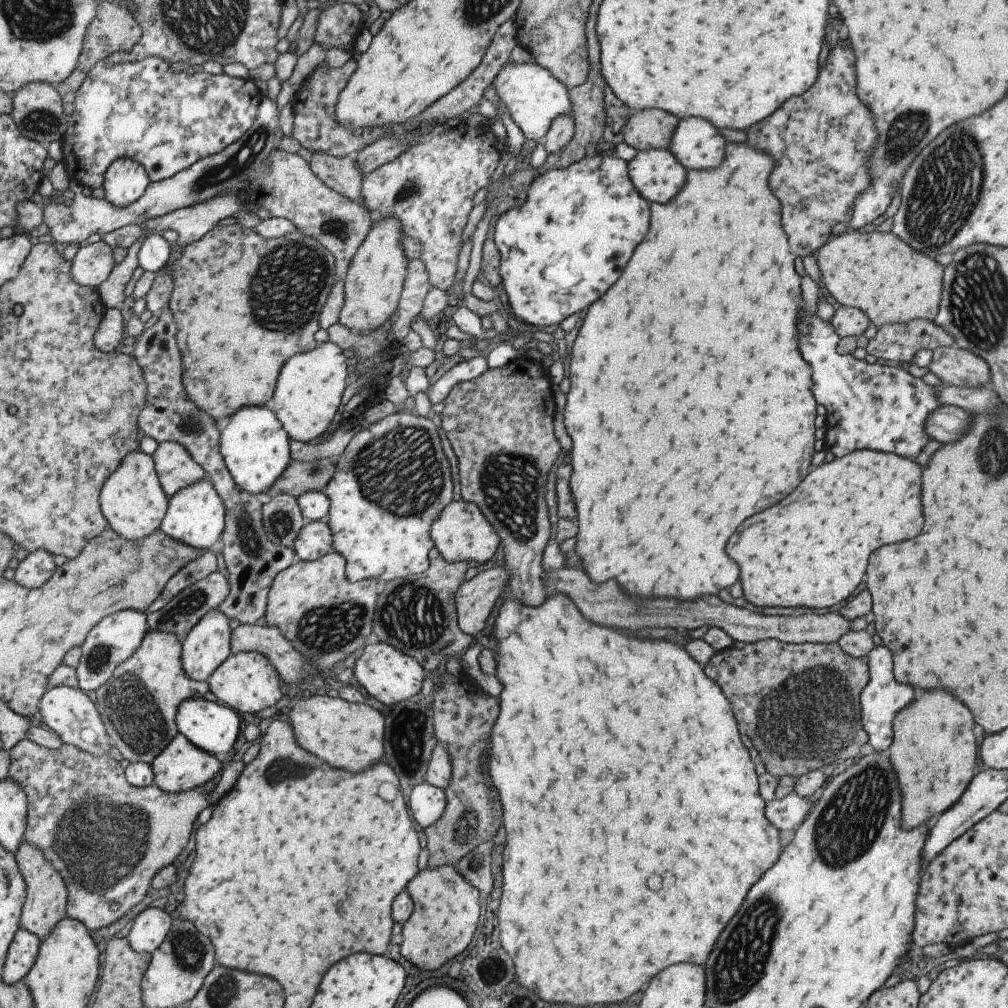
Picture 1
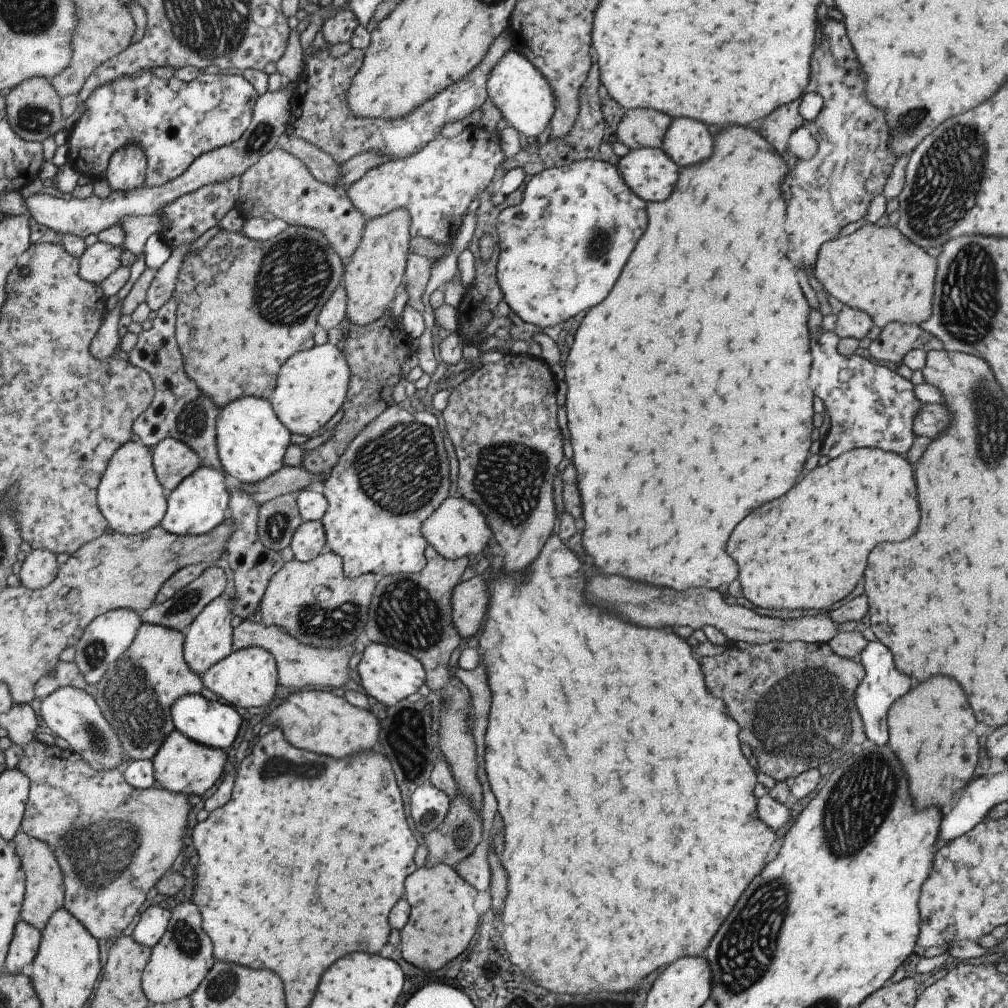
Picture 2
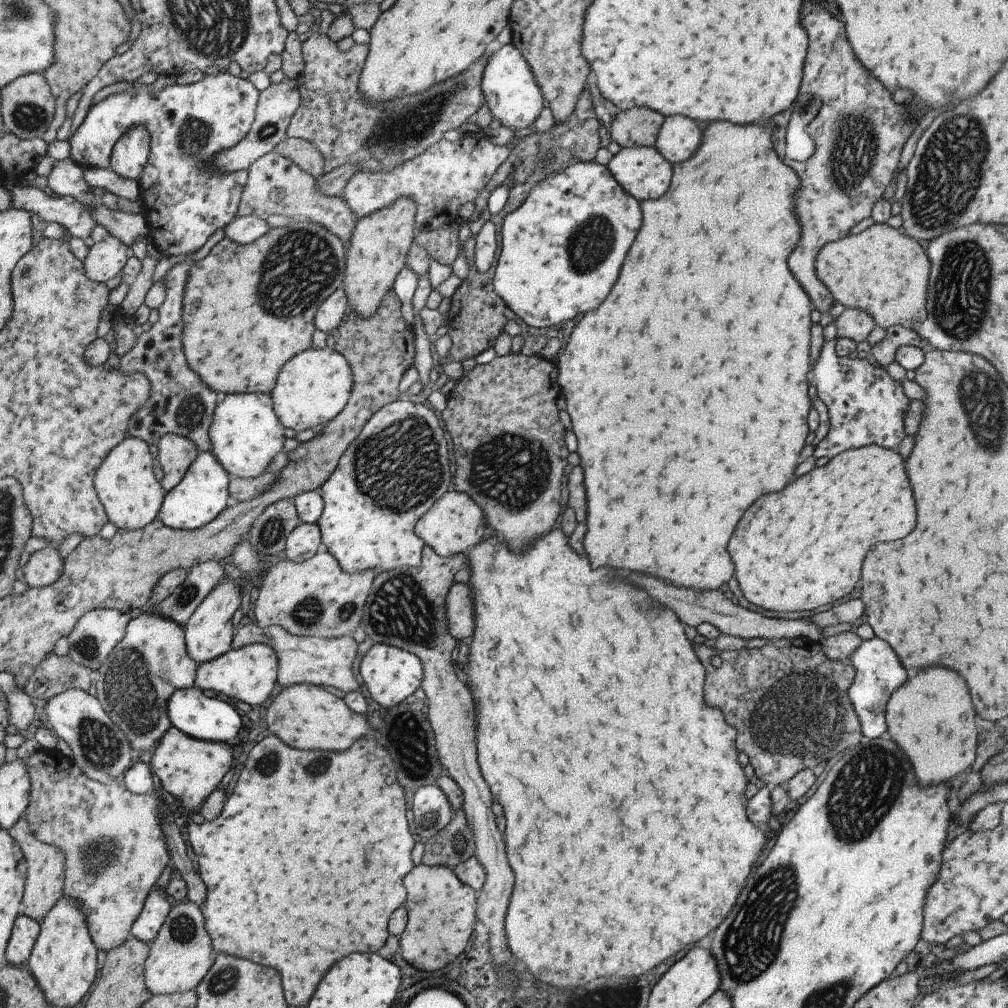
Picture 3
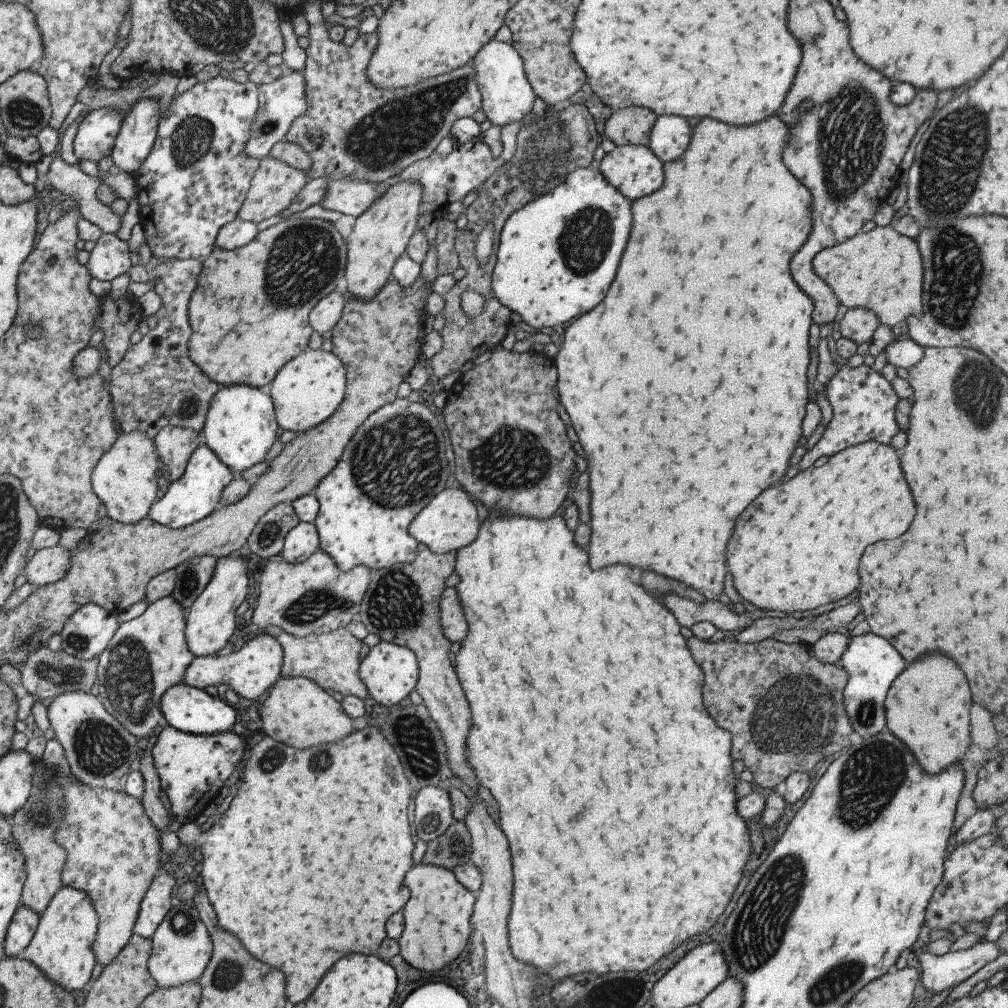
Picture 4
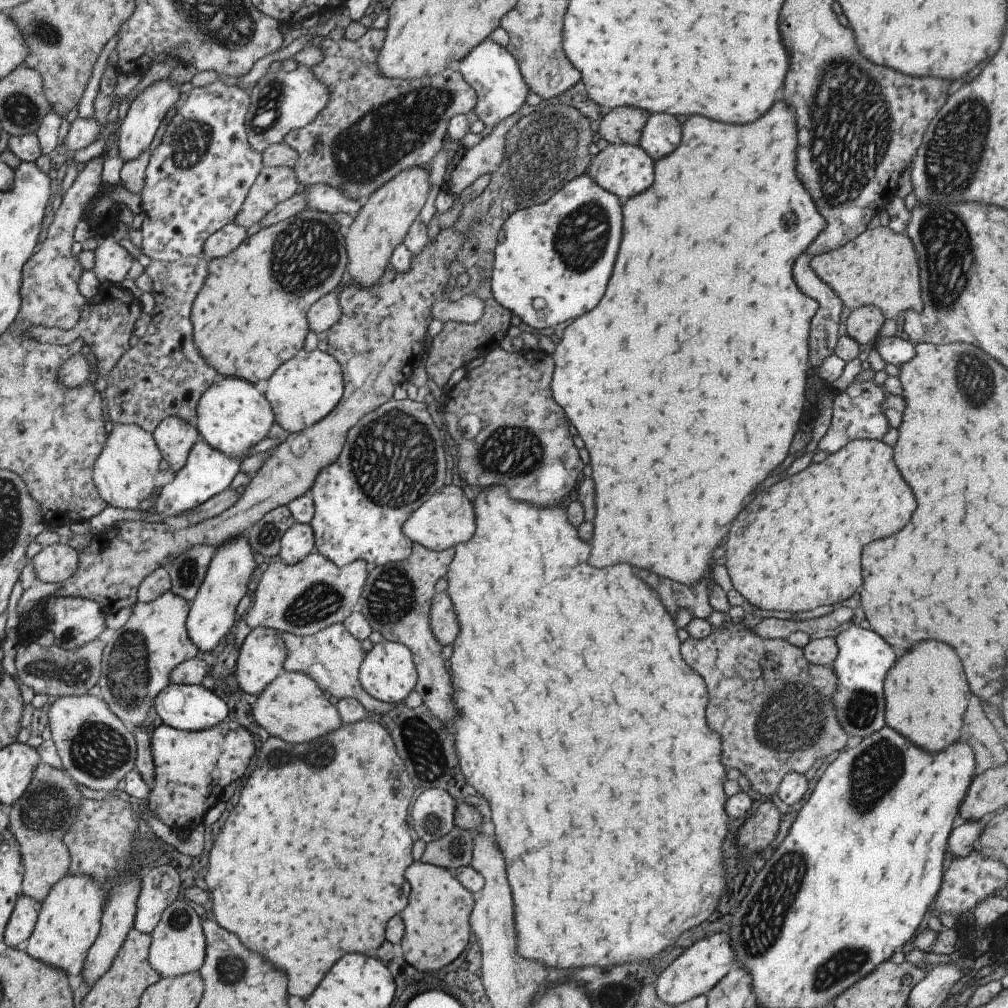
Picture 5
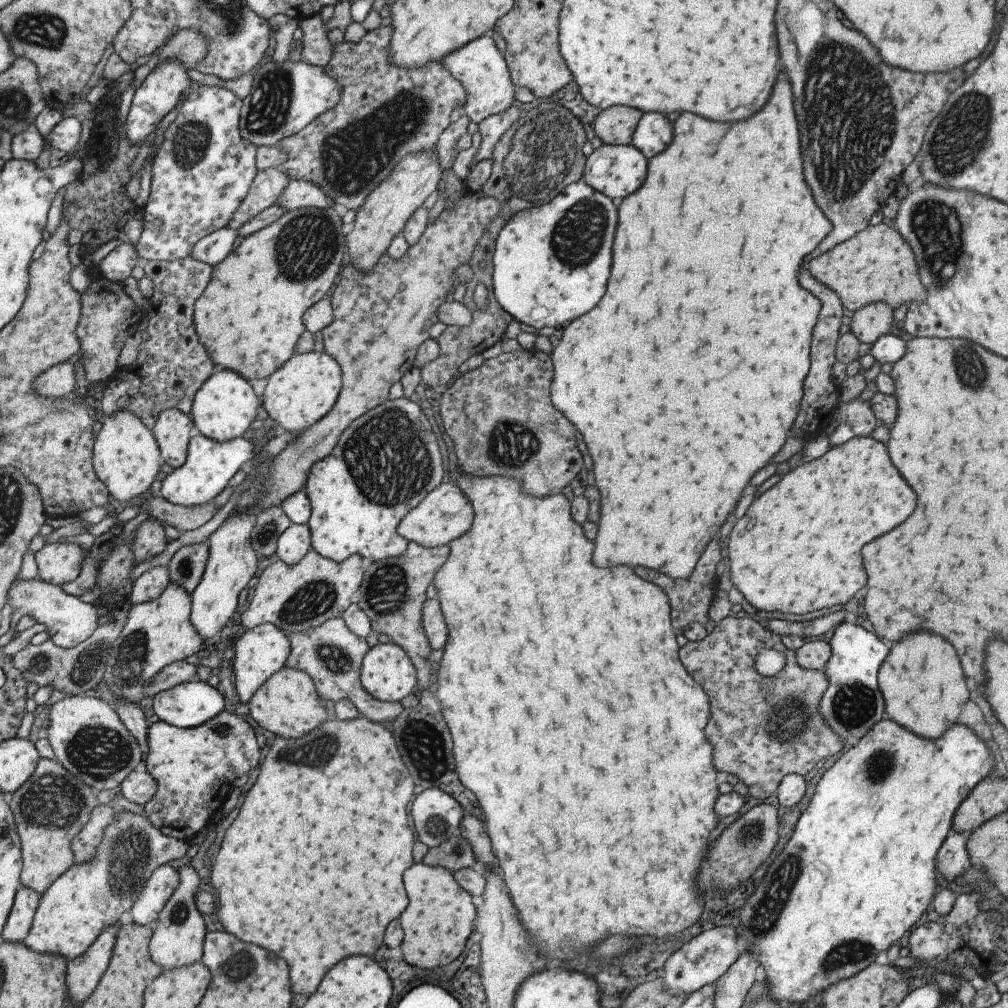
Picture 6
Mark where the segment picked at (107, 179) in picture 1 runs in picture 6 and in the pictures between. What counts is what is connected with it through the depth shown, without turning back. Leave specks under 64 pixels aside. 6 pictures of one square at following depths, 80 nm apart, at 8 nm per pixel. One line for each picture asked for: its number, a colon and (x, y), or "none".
2: (125, 170)
3: (129, 155)
4: (132, 145)
5: (136, 132)
6: (165, 85)

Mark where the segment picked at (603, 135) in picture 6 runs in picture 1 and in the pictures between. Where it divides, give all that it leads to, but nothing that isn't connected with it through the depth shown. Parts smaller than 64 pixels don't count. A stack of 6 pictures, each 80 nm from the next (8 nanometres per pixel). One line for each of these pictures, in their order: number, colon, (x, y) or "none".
1: (643, 129)
2: (638, 127)
3: (637, 126)
4: (628, 126)
5: (622, 125)

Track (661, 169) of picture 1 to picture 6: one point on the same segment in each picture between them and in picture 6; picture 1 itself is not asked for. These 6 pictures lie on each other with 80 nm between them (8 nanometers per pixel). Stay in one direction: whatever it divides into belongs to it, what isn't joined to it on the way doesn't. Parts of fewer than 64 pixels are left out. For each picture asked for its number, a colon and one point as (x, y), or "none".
2: (649, 173)
3: (641, 171)
4: (633, 170)
5: (625, 170)
6: (614, 170)

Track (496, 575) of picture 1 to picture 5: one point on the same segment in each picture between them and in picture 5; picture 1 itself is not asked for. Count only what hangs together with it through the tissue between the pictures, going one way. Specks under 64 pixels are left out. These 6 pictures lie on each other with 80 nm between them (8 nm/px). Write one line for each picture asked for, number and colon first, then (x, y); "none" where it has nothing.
2: (468, 598)
3: (458, 614)
4: (452, 623)
5: (442, 622)

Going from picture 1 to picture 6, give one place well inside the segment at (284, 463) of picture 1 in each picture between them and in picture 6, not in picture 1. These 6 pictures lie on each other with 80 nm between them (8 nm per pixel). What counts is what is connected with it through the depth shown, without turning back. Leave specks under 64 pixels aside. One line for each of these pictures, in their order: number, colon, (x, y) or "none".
2: (250, 440)
3: (245, 435)
4: (239, 428)
5: (232, 416)
6: (225, 407)

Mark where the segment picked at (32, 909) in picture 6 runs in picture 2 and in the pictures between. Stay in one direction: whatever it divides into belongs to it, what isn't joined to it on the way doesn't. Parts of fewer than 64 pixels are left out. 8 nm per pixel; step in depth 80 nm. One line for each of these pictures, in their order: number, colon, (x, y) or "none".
2: (23, 950)
3: (24, 934)
4: (21, 931)
5: (20, 927)

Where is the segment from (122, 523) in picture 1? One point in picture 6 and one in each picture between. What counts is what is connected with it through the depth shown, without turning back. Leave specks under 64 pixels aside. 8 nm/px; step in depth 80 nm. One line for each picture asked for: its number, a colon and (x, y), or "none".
2: (130, 498)
3: (124, 484)
4: (124, 479)
5: (123, 474)
6: (125, 458)

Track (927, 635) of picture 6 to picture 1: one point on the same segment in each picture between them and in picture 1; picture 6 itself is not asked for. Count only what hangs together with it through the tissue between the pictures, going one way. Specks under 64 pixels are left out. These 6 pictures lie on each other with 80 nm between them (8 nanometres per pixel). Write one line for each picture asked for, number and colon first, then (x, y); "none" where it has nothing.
1: (933, 752)
2: (931, 731)
3: (930, 717)
4: (926, 707)
5: (925, 691)

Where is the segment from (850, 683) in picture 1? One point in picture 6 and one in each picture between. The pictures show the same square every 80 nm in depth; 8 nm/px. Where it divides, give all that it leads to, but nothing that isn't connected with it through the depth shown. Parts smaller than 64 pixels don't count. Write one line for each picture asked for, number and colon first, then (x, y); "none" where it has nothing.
2: (792, 702)
3: (788, 702)
4: (784, 710)
5: (773, 710)
6: (761, 728)

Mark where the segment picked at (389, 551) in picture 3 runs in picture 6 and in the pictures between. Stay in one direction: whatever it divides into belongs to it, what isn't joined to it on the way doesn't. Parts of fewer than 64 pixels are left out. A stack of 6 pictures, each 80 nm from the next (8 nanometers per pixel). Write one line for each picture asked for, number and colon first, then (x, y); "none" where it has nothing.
4: (364, 505)
5: (358, 508)
6: (386, 460)

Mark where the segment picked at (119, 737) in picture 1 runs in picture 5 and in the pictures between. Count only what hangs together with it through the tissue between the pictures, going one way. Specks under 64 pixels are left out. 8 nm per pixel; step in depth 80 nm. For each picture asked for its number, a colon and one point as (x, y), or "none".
2: (135, 693)
3: (132, 686)
4: (147, 655)
5: (135, 663)

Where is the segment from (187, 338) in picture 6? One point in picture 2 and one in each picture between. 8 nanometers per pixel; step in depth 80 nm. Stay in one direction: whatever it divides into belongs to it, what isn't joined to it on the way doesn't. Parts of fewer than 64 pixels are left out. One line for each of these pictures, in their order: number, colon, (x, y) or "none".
2: (178, 409)
3: (179, 403)
4: (154, 385)
5: (161, 376)

